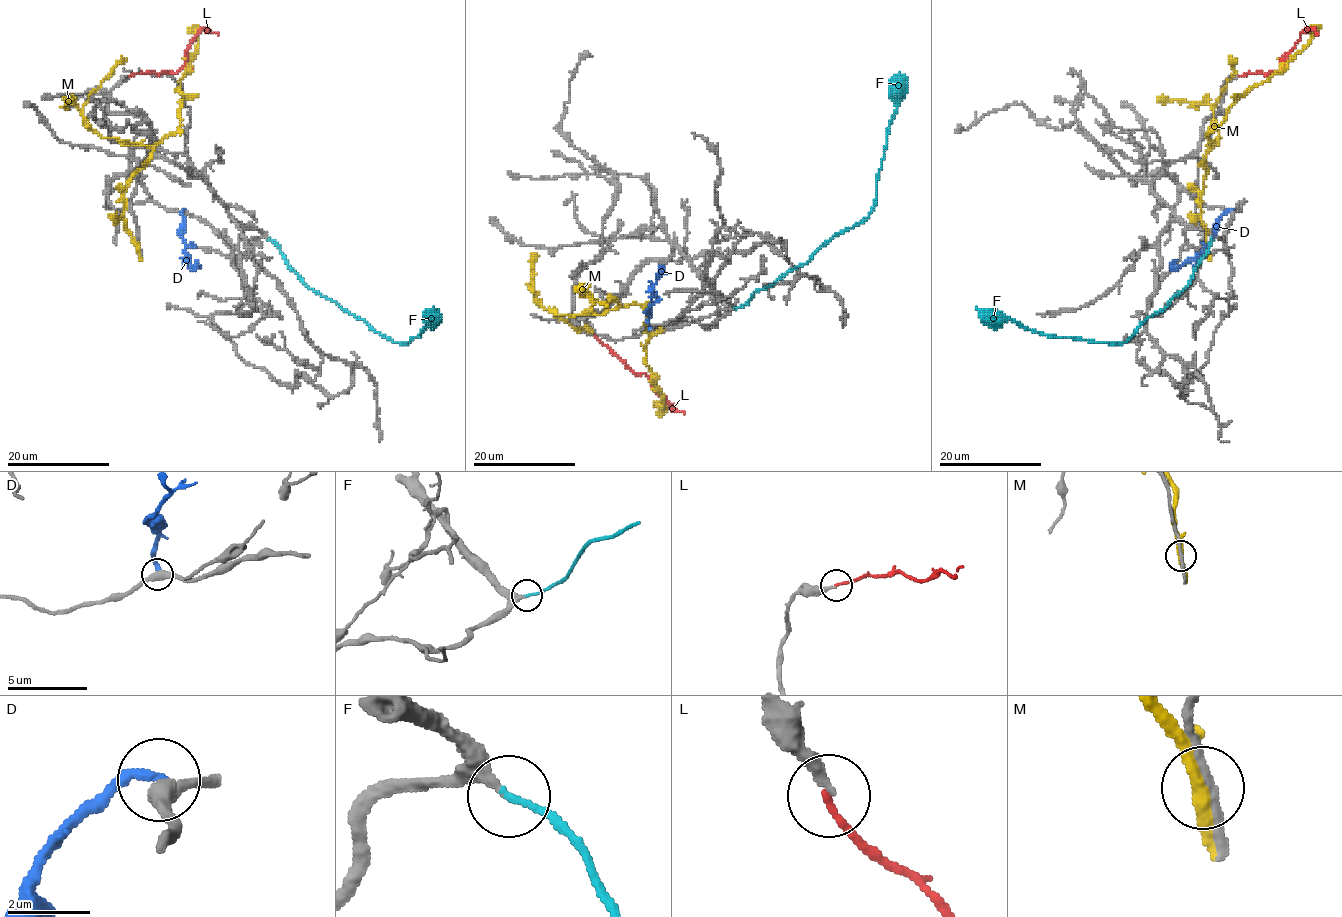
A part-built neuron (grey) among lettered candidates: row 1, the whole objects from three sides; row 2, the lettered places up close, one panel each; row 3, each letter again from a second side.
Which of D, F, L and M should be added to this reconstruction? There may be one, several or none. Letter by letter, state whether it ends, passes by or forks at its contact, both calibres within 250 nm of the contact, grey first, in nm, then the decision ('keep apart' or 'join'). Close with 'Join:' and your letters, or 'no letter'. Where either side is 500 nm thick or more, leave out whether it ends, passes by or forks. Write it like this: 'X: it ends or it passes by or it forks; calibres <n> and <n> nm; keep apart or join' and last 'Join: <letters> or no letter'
D: it ends; calibres 420 and 260 nm; keep apart
F: it ends; calibres 260 and 150 nm; join
L: it ends; calibres 280 and 180 nm; join
M: it passes by; calibres 200 and 340 nm; keep apart
Join: F, L

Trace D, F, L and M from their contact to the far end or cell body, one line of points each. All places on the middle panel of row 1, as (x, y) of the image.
D: (649, 328), (646, 310), (653, 301), (652, 286), (660, 273)
F: (735, 307), (802, 265), (838, 232), (865, 218), (874, 205), (889, 119), (896, 110), (899, 71)
L: (595, 335), (630, 369), (650, 378), (655, 392), (672, 410), (683, 413)
M: (604, 303), (589, 296), (621, 307), (640, 305), (646, 314), (645, 364), (663, 399), (660, 416)

